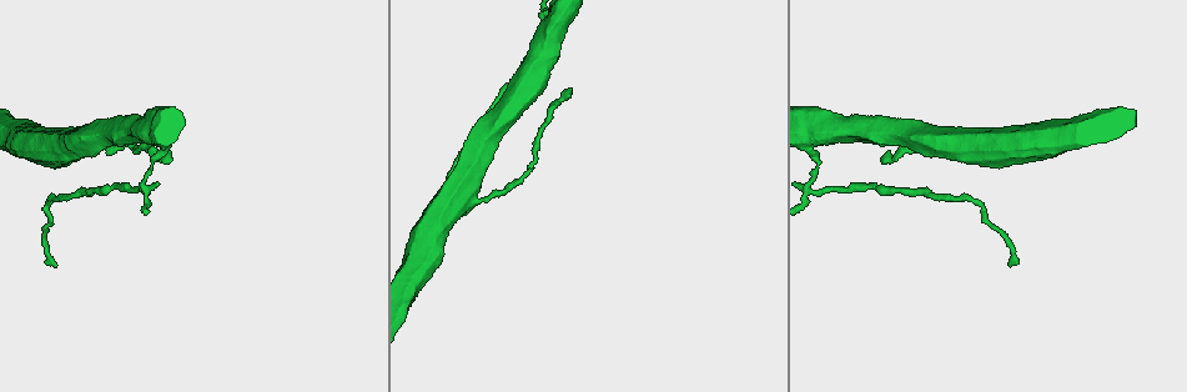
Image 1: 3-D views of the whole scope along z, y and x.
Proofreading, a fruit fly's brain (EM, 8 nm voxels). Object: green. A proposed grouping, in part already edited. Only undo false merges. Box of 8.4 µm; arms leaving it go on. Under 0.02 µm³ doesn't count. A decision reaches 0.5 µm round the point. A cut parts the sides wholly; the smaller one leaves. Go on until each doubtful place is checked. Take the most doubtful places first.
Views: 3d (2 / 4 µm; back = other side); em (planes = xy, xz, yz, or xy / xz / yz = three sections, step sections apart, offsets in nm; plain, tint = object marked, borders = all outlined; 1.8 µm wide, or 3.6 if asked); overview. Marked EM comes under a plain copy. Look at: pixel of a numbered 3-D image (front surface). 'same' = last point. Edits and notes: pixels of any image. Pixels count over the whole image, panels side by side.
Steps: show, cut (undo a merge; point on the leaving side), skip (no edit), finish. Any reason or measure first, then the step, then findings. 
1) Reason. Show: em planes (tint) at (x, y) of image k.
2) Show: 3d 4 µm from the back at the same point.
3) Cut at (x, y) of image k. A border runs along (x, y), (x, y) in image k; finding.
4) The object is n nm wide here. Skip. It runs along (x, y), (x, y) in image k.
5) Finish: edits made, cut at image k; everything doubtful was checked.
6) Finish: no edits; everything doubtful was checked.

Sharp bend. Show: em planes (tint) at (813, 192) of image 1.

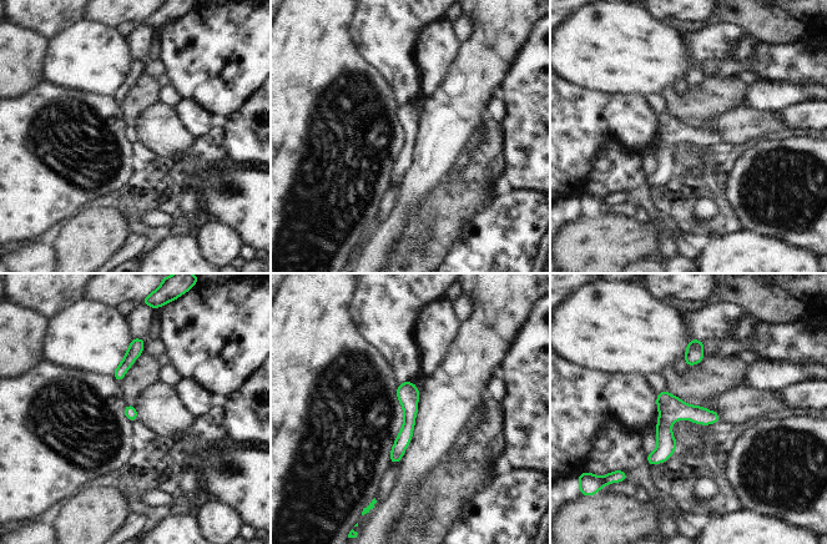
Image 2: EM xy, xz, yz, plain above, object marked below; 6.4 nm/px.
The object is 80 nm wide here. Skip. It runs along (715, 416), (676, 413), (651, 461) in image 2; all the same neuron.

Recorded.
Abrupt turn. Show: em planes (tint) at (560, 23) of image 1.

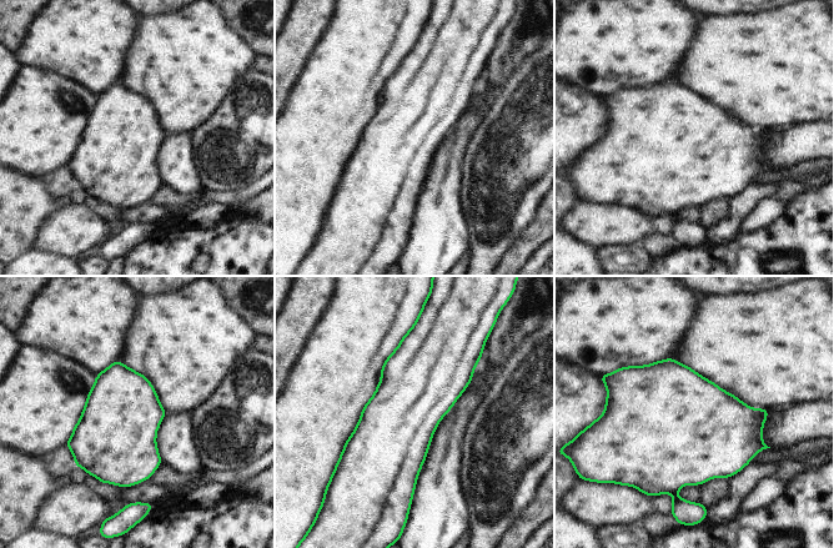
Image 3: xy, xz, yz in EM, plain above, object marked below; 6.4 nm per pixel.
The object is 480 nm wide here. Skip. One neuron here.

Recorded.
Arms part here. Show: em 3.6 µm planes (tint) at (469, 201) of image 1.

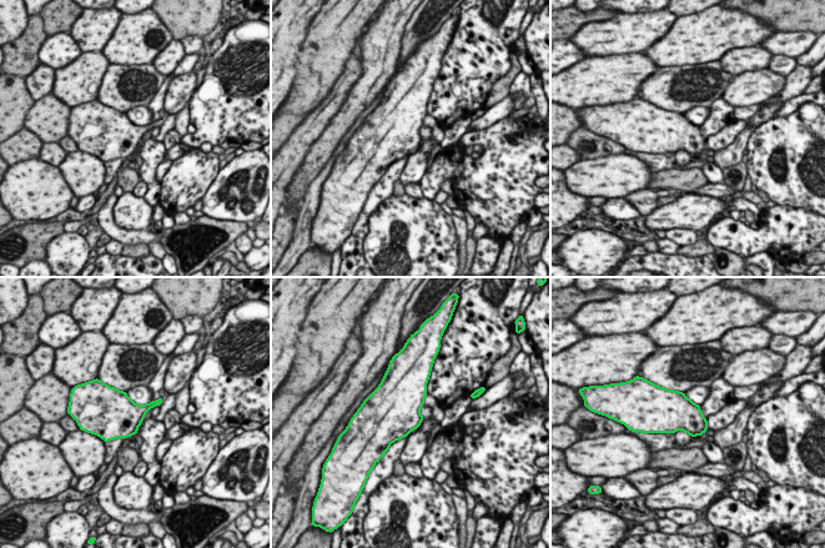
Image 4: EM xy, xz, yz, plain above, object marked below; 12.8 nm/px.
The object is 440 nm wide here. Skip. All the same neuron.

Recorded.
Finish: no edits; everything doubtful was checked.

